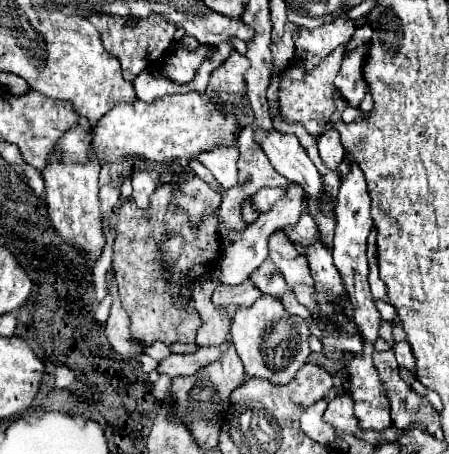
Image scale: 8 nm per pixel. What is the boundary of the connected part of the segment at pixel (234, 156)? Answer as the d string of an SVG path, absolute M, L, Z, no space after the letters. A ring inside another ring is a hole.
M234 134L234 144L232 146L214 146L212 150L204 150L196 156L200 164L204 164L224 191L232 188L237 182L238 170L236 170L236 160L238 160L238 146L236 146L236 134Z

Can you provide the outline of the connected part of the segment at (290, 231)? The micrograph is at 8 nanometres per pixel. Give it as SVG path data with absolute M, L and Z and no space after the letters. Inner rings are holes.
M302 214L302 216L300 216L300 222L298 222L296 226L288 226L288 228L284 228L284 230L286 230L286 234L288 234L294 242L300 242L300 244L304 244L304 246L308 246L308 244L312 244L314 240L320 238L320 232L318 232L318 228L316 228L316 222L314 222L314 218L308 216L308 214Z

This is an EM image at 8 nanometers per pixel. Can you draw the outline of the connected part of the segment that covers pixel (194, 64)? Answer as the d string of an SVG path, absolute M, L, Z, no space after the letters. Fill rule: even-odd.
M174 42L164 54L164 76L176 84L186 84L194 78L196 68L204 62L206 46L200 46L196 52L186 50L180 42Z

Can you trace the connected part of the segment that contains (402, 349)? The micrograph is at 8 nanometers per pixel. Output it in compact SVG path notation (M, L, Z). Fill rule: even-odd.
M408 342L394 344L394 354L396 354L396 360L398 360L400 366L410 368L410 370L416 370L416 358L414 358L412 350L408 348Z

